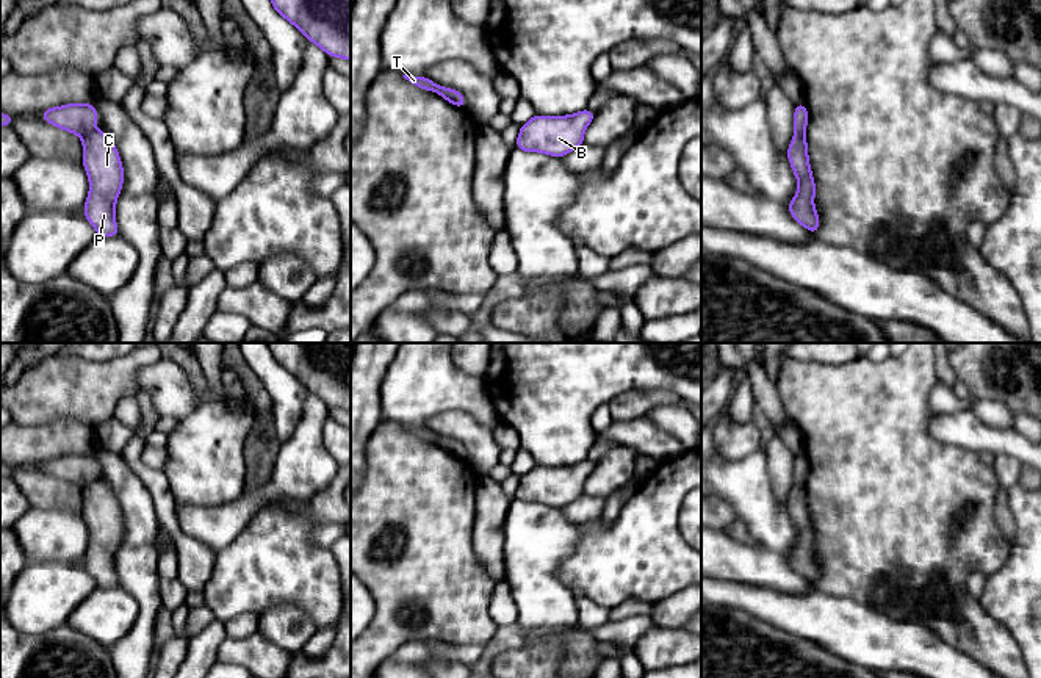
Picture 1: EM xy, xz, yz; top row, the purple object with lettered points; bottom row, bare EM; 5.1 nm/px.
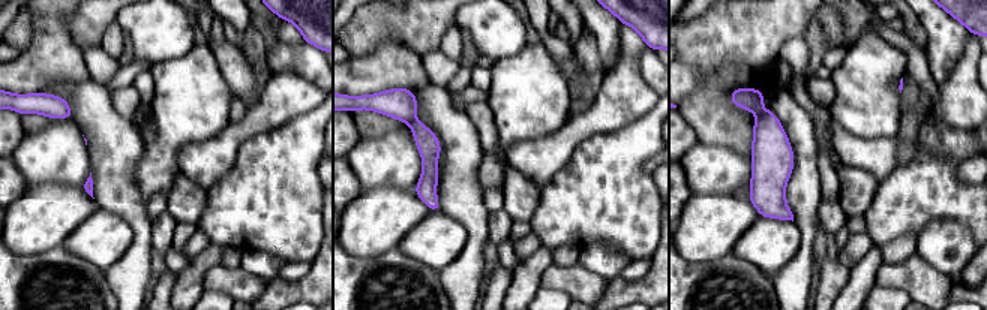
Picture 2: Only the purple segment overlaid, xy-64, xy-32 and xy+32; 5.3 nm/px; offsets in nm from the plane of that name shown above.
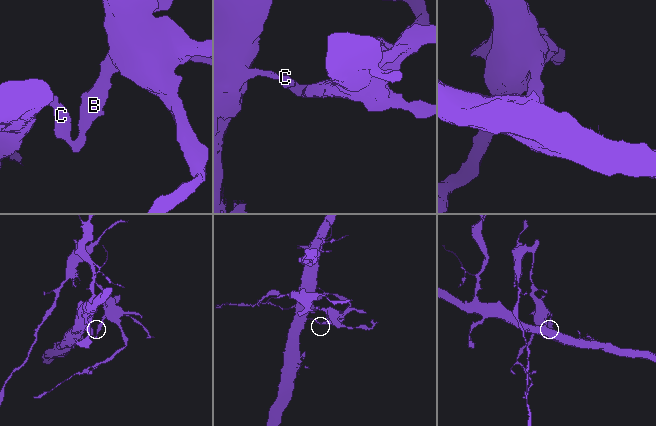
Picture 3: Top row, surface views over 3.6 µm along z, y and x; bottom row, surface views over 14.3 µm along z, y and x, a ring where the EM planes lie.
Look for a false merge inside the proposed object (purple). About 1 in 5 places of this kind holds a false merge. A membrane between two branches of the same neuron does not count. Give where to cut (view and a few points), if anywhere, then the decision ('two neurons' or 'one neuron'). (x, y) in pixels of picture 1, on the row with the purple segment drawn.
cut xy (94, 129), (82, 137); two neurons

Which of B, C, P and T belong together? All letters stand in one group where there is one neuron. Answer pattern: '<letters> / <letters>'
B C P / T

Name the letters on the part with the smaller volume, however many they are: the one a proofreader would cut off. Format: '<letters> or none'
B, C, P

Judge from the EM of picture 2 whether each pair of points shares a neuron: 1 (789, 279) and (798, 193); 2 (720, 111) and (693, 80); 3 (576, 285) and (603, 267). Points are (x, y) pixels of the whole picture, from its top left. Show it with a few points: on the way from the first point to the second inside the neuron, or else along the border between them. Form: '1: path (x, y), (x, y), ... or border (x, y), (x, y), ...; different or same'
1: path (804, 258), (807, 249), (806, 214); same
2: border (732, 89), (702, 84), (684, 98); different
3: border (578, 262), (606, 280); different

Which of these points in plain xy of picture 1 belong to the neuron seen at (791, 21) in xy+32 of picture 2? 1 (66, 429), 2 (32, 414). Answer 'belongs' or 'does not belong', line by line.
1: does not belong
2: belongs

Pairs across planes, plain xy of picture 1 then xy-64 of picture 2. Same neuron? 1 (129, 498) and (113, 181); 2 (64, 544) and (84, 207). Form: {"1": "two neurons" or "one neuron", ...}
{"1": "one neuron", "2": "two neurons"}

